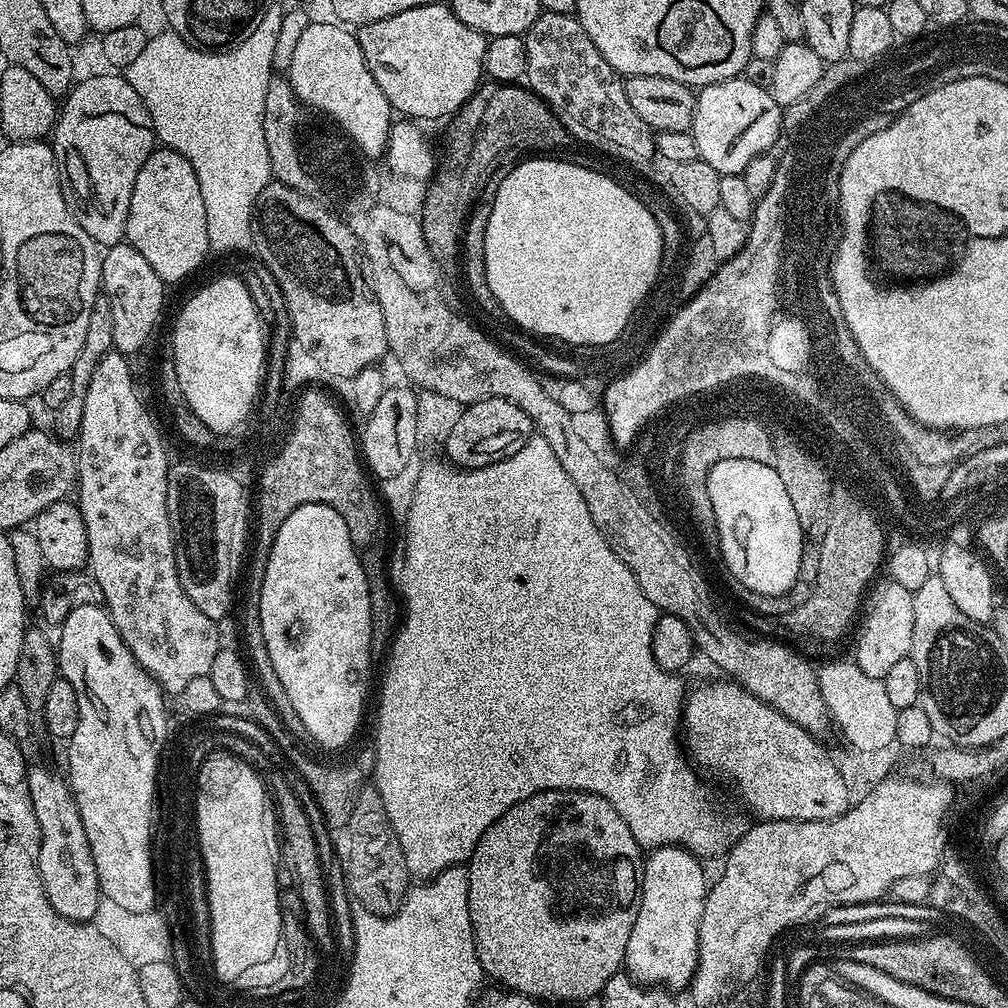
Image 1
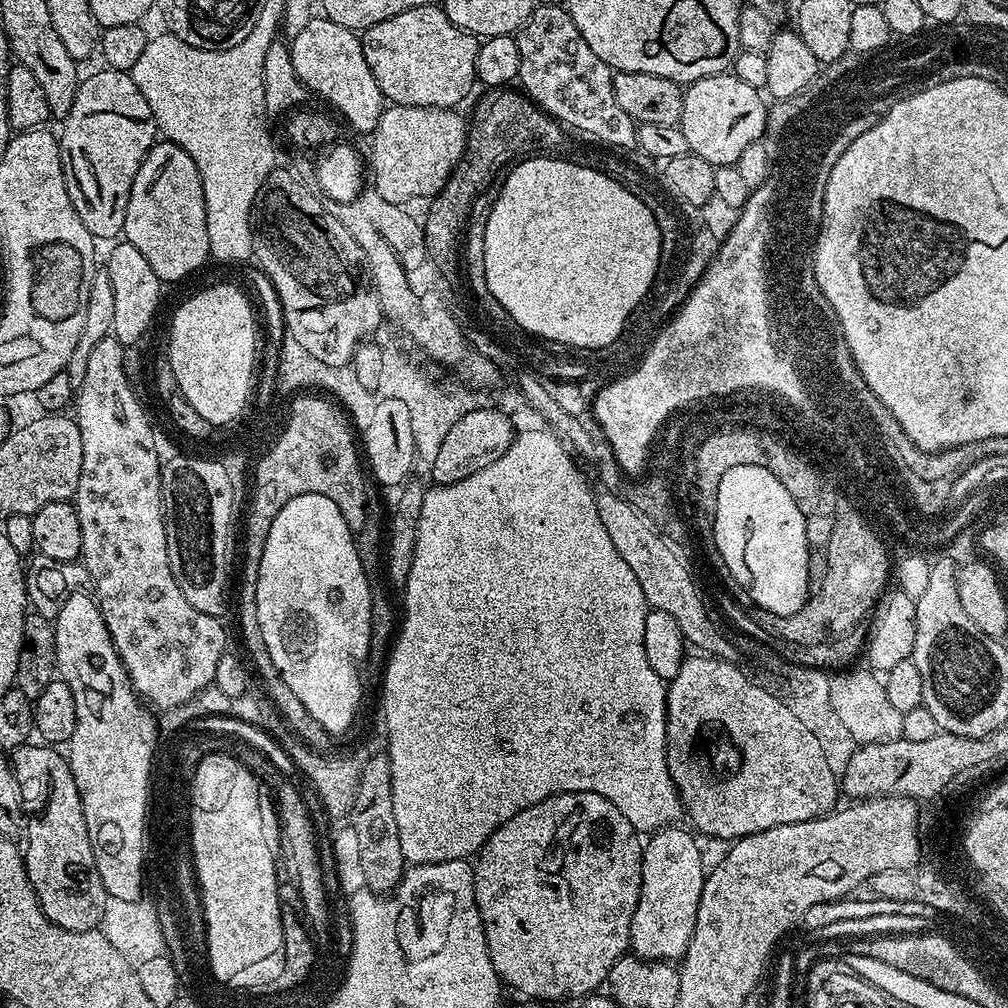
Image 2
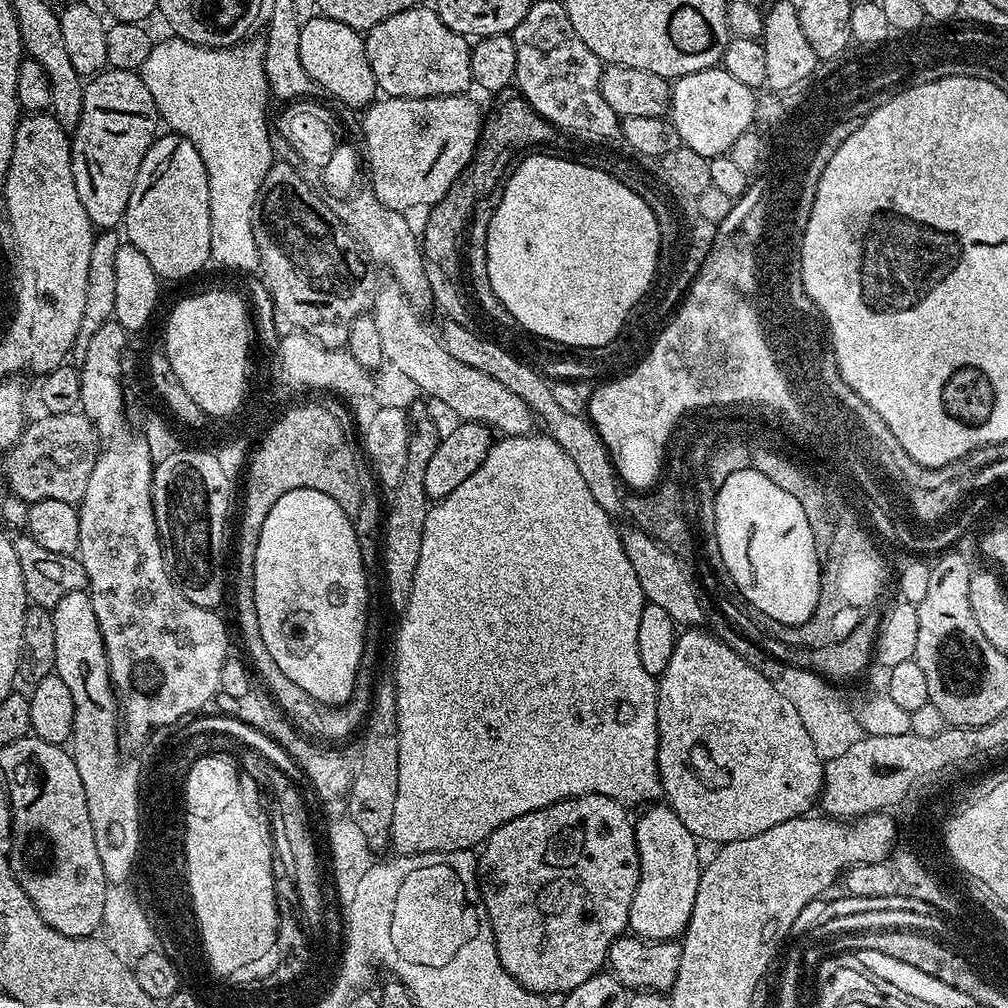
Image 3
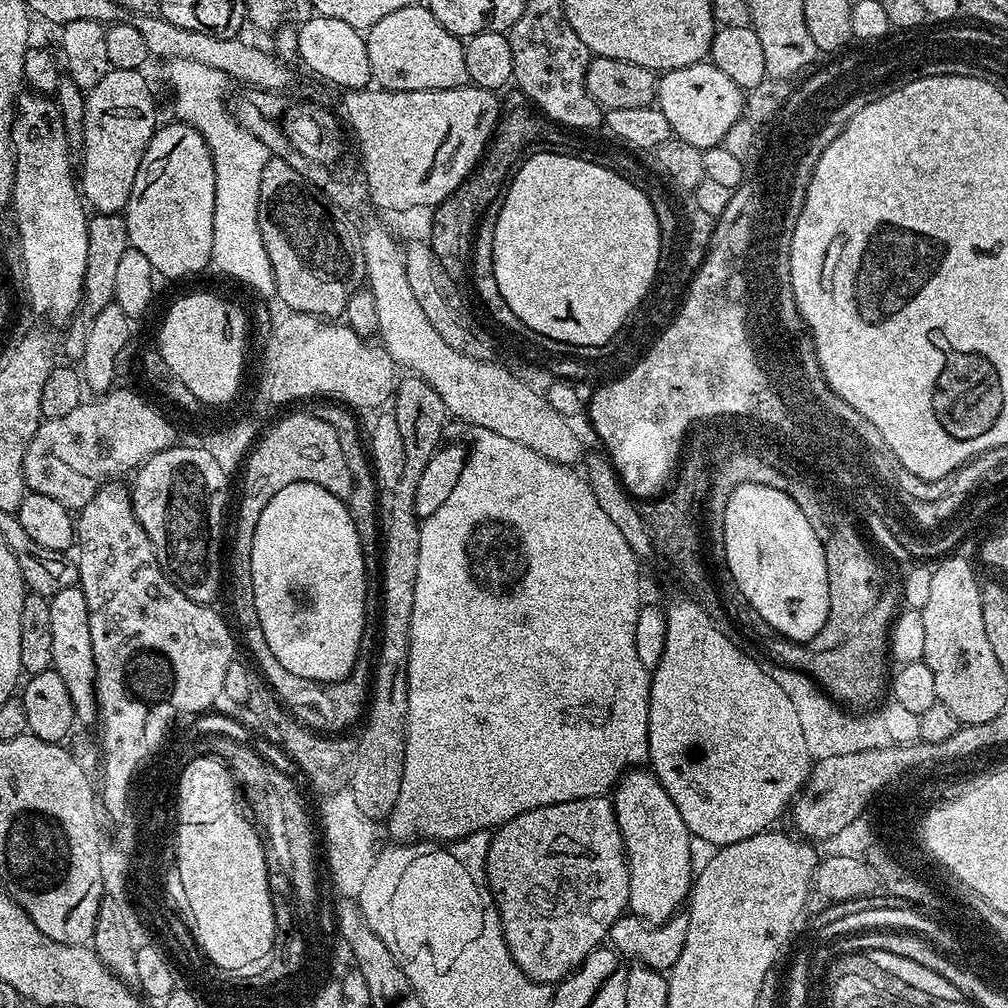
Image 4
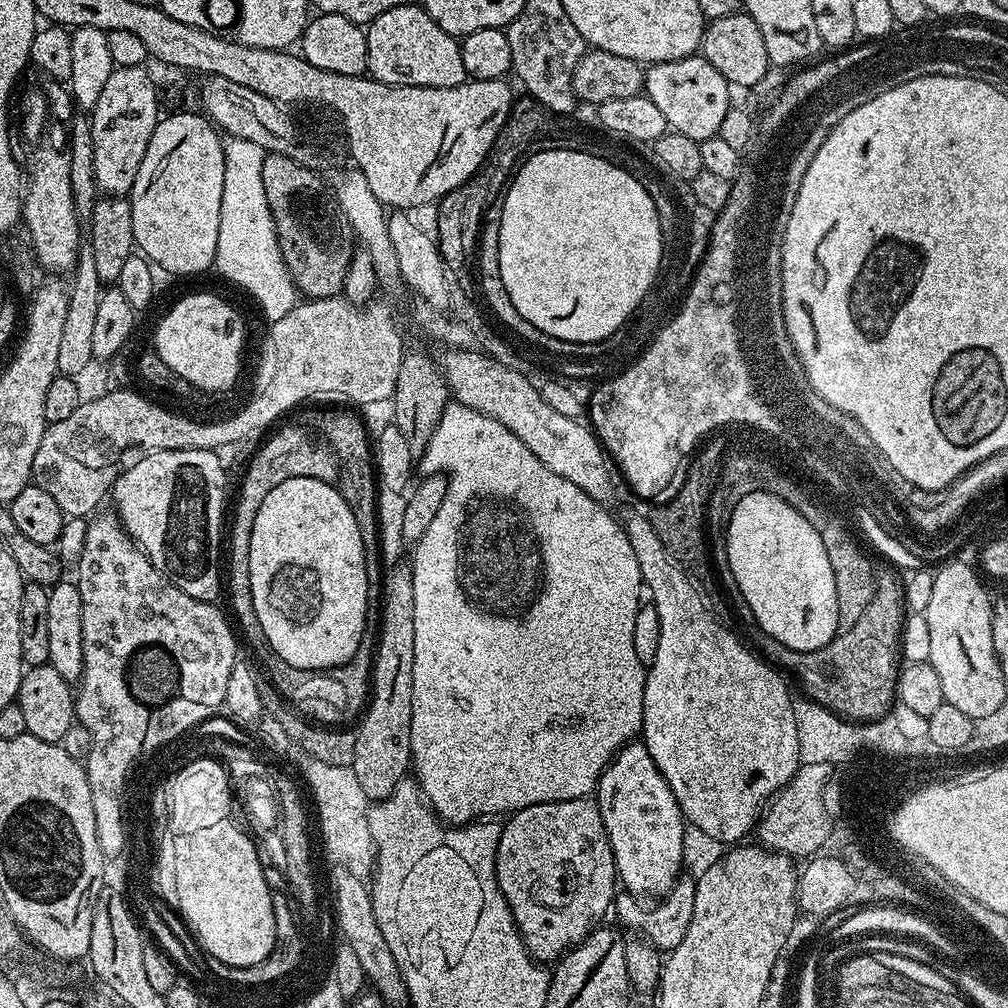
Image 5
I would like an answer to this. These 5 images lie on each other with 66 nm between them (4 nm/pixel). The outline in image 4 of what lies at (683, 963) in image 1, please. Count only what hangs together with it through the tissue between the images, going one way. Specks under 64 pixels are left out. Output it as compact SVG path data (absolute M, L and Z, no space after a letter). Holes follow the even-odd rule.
M640 771L625 772L614 789L616 821L628 858L628 908L639 920L665 924L685 907L692 890L694 837L655 775Z

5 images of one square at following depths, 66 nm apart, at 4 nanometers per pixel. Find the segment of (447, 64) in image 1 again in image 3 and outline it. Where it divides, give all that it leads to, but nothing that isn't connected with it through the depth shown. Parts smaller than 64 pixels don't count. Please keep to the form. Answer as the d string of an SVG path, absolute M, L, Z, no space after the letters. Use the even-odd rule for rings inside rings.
M435 7L402 10L378 22L378 26L369 28L364 36L364 49L376 87L385 97L459 96L473 87L469 41L450 30Z

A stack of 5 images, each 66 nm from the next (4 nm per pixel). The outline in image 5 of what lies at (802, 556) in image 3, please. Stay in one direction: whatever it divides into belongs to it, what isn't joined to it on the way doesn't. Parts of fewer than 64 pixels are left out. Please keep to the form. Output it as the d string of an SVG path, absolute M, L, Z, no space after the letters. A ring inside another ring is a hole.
M753 490L745 491L746 494L732 508L732 513L728 516L728 566L727 571L732 574L737 588L749 603L752 611L751 619L760 620L760 632L765 636L780 636L784 644L790 645L797 650L805 648L816 648L819 644L824 644L828 636L832 636L832 628L836 628L836 607L838 607L838 594L832 592L832 581L834 581L834 570L830 570L830 558L826 554L826 546L820 537L820 529L810 526L806 518L794 505L789 504L784 496L777 493L770 493L769 496L758 496Z

